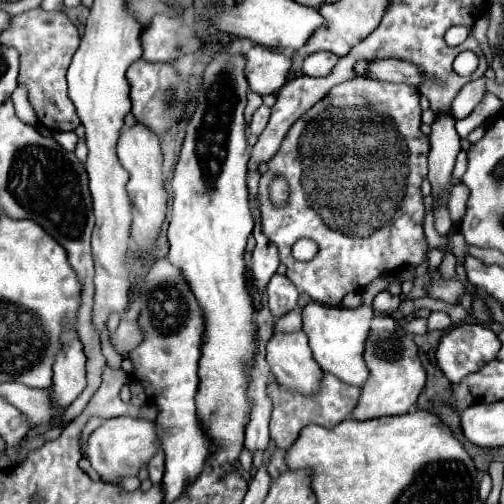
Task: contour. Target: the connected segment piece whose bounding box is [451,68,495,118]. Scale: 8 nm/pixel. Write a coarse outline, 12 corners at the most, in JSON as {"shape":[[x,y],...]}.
{"shape":[[493,70],[475,82],[465,84],[451,106],[455,118],[465,116],[487,94],[485,82]]}

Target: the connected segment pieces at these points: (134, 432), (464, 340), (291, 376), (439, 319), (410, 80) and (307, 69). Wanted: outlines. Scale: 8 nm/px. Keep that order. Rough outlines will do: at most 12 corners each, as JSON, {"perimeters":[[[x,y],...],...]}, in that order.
{"perimeters":[[[145,418],[105,420],[87,458],[103,482],[137,476],[161,444]],[[459,324],[439,340],[437,366],[461,382],[499,352],[493,330]],[[303,332],[273,334],[267,362],[279,384],[317,392],[323,370]],[[431,312],[429,330],[447,330],[451,318],[447,312]],[[405,60],[367,62],[367,78],[421,84],[417,66]],[[309,54],[303,62],[307,76],[329,76],[339,56]]]}

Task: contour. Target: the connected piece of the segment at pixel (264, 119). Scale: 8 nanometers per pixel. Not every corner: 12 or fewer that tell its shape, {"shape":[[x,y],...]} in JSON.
{"shape":[[259,106],[249,130],[259,136],[269,122],[271,108]]}

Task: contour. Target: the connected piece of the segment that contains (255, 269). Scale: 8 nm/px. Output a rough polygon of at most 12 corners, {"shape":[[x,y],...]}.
{"shape":[[261,218],[255,220],[253,286],[263,288],[279,266],[279,252],[263,236]]}

